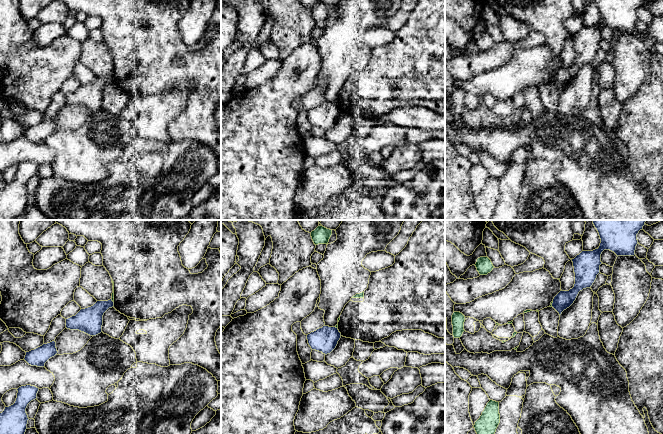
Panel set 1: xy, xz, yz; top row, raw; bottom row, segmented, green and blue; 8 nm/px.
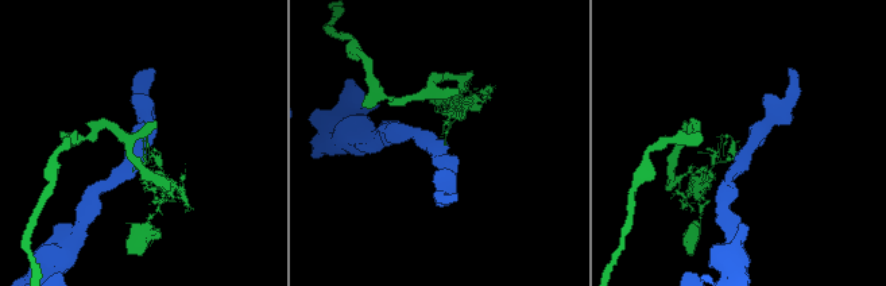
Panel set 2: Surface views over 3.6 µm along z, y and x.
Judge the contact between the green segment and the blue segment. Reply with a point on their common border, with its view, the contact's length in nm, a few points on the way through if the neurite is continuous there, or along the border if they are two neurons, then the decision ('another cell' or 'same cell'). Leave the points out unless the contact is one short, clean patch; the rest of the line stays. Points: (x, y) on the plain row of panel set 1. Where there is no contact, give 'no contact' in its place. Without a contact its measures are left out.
contact yz (551, 80); length 50 nm; border yz (553, 77), (551, 82); another cell

